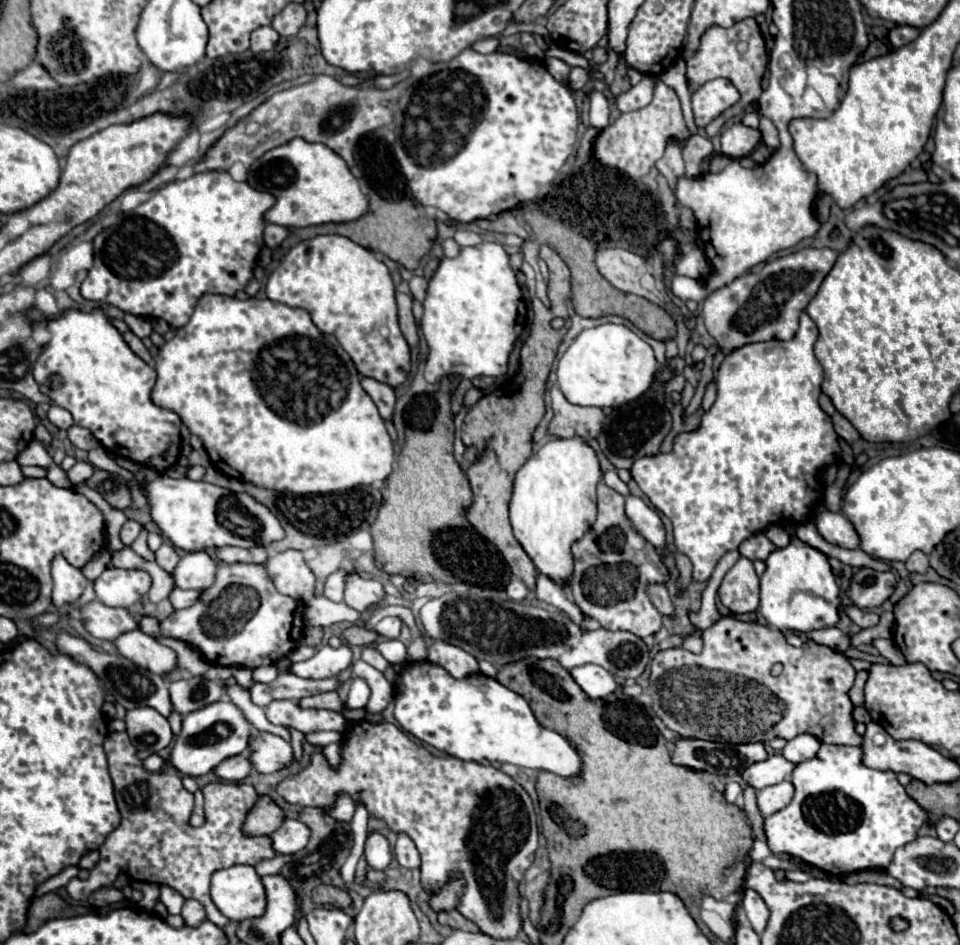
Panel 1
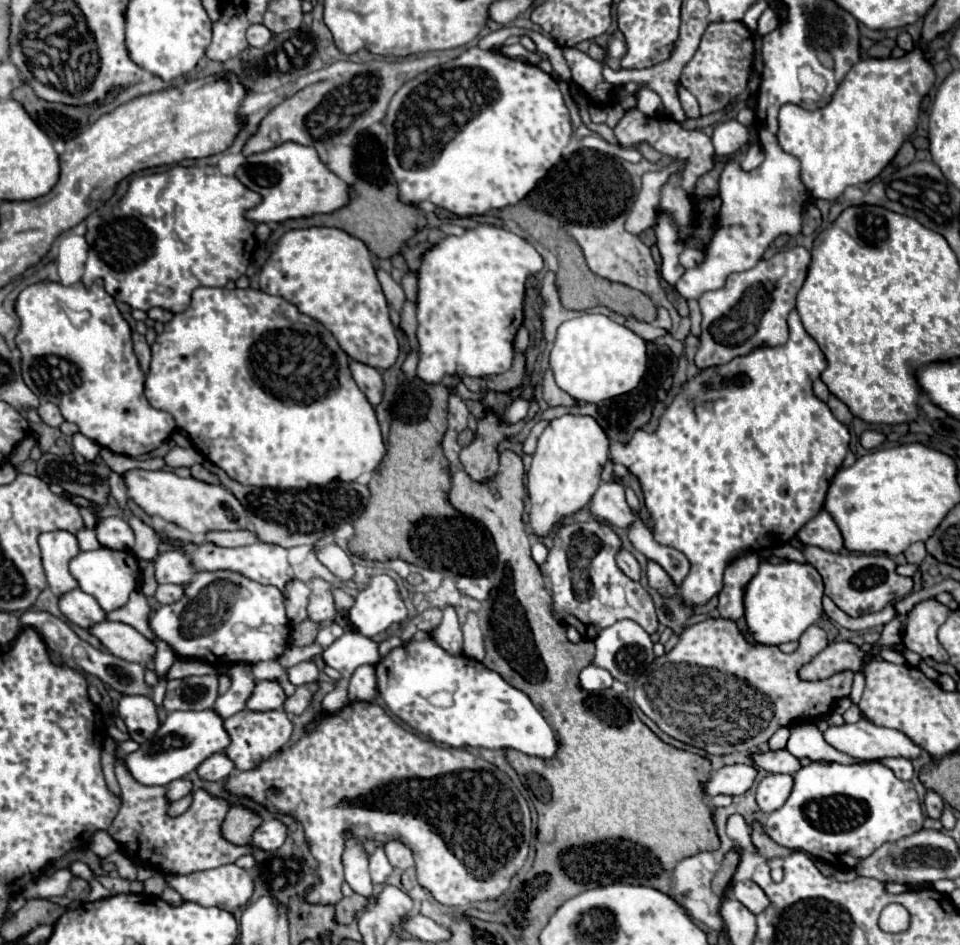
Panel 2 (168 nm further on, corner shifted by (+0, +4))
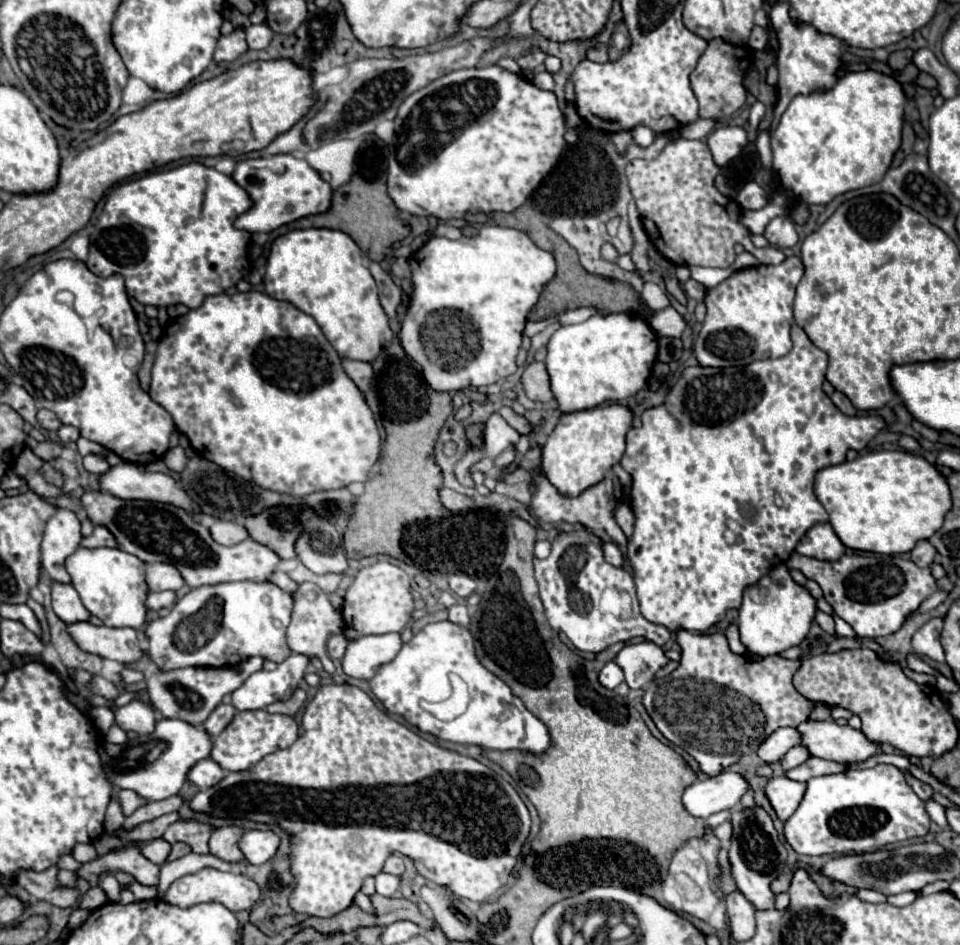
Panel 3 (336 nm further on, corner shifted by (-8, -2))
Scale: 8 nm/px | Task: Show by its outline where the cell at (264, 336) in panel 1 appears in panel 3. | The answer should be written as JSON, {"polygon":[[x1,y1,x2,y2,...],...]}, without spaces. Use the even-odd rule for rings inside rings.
{"polygon":[[253,290,247,294,237,292,233,296,227,296,227,294,207,296,207,300,199,308,189,310,185,316,173,320,167,326,165,336,159,340,155,364,151,370,149,396,173,416,179,432,183,432,189,438,191,446,199,452,199,456,219,464,221,468,227,468,229,472,241,476,243,480,251,480,253,484,259,484,259,488,289,494,293,498,307,496,307,494,313,494,319,490,345,488,351,482,365,482,381,454,381,436,379,436,373,412,367,408,367,402,363,400,361,390,347,376,347,372,343,372,341,358,335,352,335,348,331,348,331,342,323,336,321,328,315,324,315,320,311,316,307,316,305,312,295,308,291,302,275,300,275,298,267,296,265,292]]}

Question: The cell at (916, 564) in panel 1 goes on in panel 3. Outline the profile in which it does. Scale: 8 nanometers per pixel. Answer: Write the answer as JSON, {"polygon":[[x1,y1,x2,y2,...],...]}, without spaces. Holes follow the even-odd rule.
{"polygon":[[921,540,921,542,917,542,917,546,911,550,911,560,913,560,915,564,919,564,921,568,927,568,927,566,933,564,935,554,937,554,935,548,933,548,927,540]]}

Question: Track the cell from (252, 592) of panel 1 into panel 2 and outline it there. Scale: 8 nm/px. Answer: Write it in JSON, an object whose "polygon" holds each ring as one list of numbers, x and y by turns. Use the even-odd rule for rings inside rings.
{"polygon":[[203,572,185,586,181,600,161,606,149,620,151,632,169,644,177,658,195,658,211,666,275,660,289,644,289,620,275,586,251,582,235,572]]}

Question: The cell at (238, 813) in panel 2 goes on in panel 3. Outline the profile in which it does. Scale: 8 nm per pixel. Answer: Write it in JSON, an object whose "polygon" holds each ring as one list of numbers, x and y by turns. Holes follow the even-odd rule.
{"polygon":[[223,826,223,828,217,828,213,834,211,834,211,840,209,840,209,848,211,848,211,854,221,858,221,860,227,860,227,862,239,862,243,860,243,852,239,852,239,840,243,836,243,828,239,826]]}

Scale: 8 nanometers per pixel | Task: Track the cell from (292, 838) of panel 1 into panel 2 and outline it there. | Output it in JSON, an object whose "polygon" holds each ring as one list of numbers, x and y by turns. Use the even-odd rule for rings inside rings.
{"polygon":[[275,818,261,822,261,826,253,832,249,846,257,848,257,850,277,850,283,844,283,838,287,836,287,830,283,830,283,824]]}

